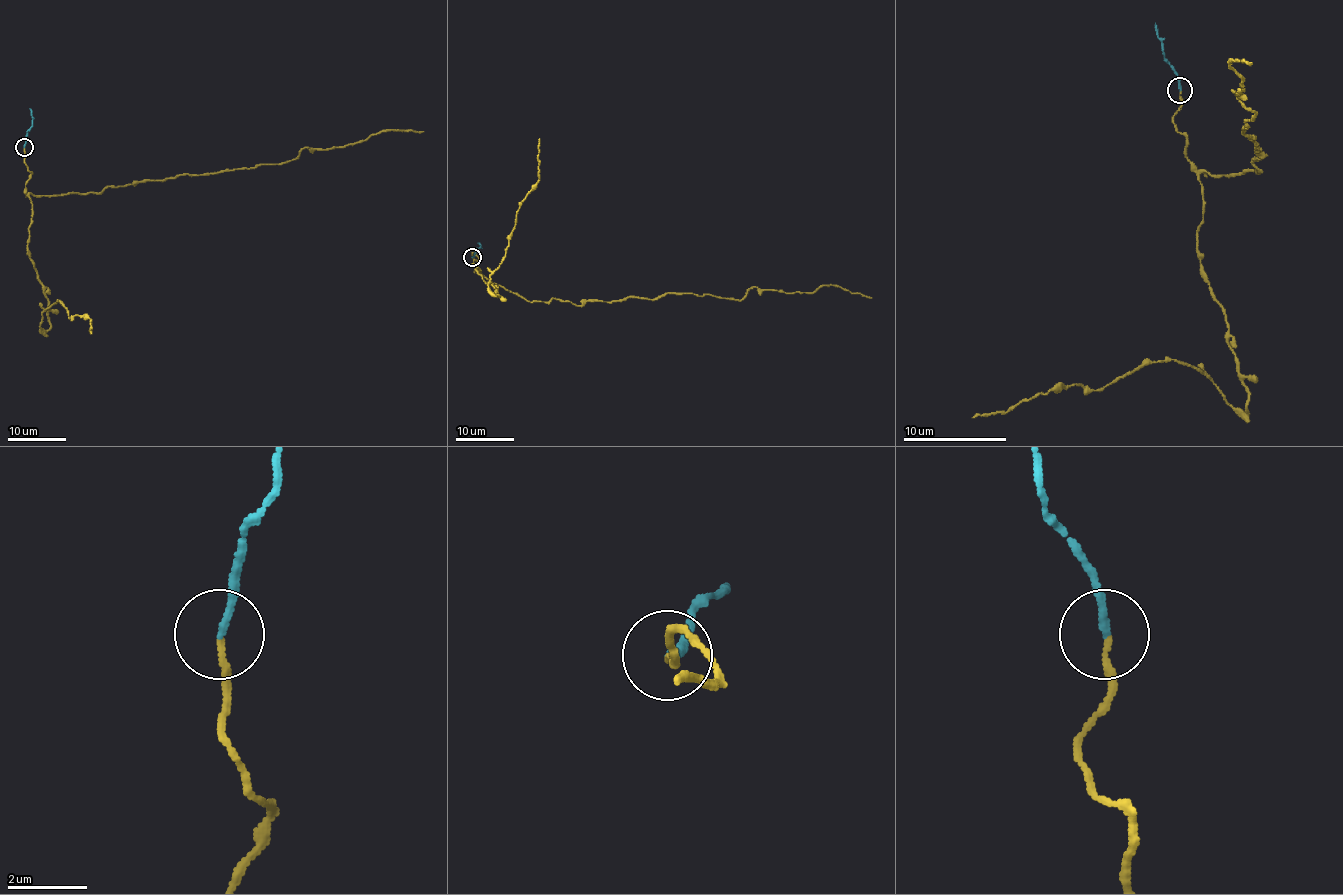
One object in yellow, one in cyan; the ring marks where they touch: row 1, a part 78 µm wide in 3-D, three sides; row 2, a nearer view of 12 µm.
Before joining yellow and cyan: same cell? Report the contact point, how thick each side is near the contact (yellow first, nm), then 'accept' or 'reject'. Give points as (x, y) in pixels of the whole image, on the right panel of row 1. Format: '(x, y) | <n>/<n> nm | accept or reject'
(1180, 90) | 130/180 nm | accept

